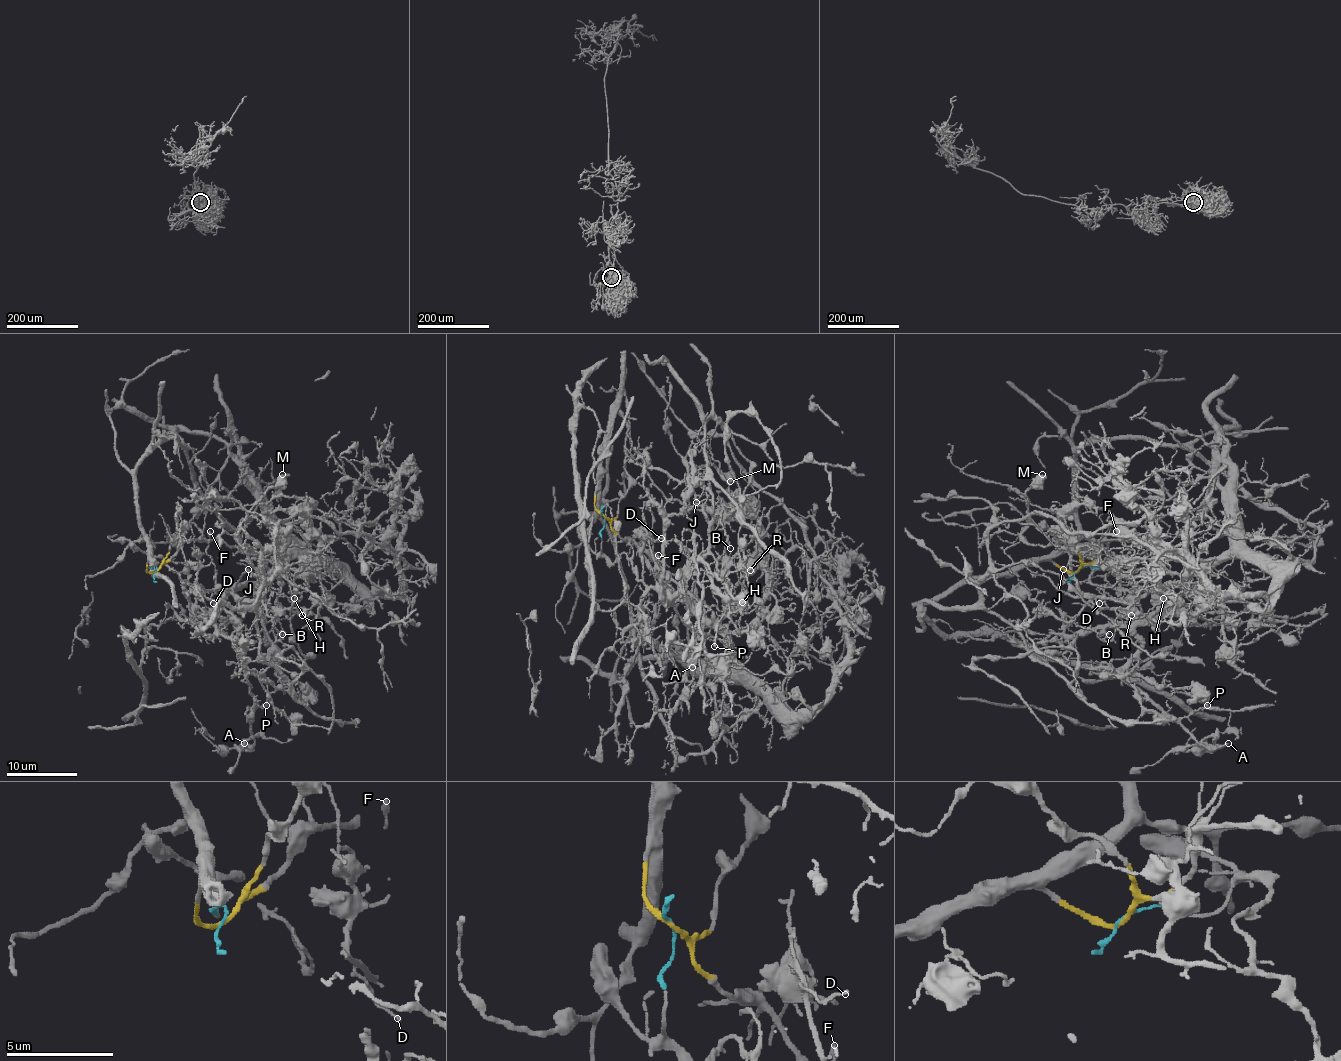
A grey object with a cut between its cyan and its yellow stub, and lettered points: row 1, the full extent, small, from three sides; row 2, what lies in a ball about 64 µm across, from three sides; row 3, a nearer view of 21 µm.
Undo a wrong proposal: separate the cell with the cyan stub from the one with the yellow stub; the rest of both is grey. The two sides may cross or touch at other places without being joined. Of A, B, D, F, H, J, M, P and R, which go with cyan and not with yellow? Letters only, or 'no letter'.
A, B, D, F, H, J, M, P, R

